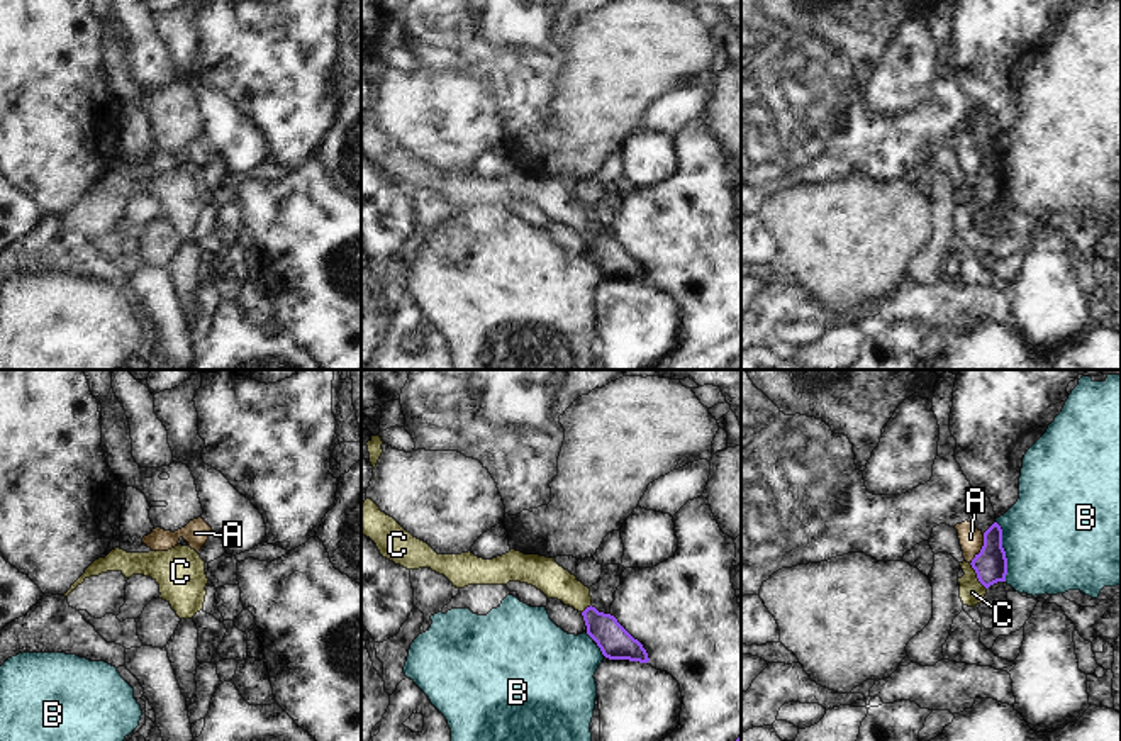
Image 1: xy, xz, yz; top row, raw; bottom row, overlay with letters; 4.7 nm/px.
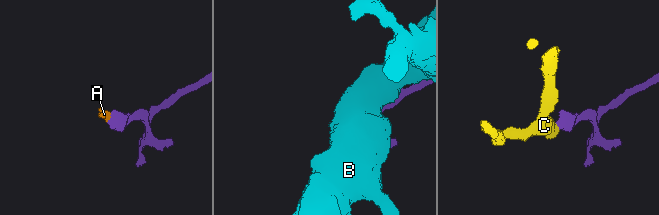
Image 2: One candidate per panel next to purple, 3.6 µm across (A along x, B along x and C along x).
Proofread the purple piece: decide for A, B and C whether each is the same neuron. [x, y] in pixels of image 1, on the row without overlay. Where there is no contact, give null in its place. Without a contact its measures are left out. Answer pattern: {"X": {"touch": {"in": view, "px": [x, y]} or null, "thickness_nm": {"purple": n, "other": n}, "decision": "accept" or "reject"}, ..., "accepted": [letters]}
{"A": {"touch": {"in": "yz", "px": [981, 170]}, "thickness_nm": {"purple": 160, "other": 110}, "decision": "reject"}, "B": {"touch": {"in": "yz", "px": [1004, 172]}, "thickness_nm": {"purple": 160, "other": 500}, "decision": "reject"}, "C": {"touch": {"in": "yz", "px": [977, 197]}, "thickness_nm": {"purple": 160, "other": 120}, "decision": "accept"}, "accepted": ["C"]}

